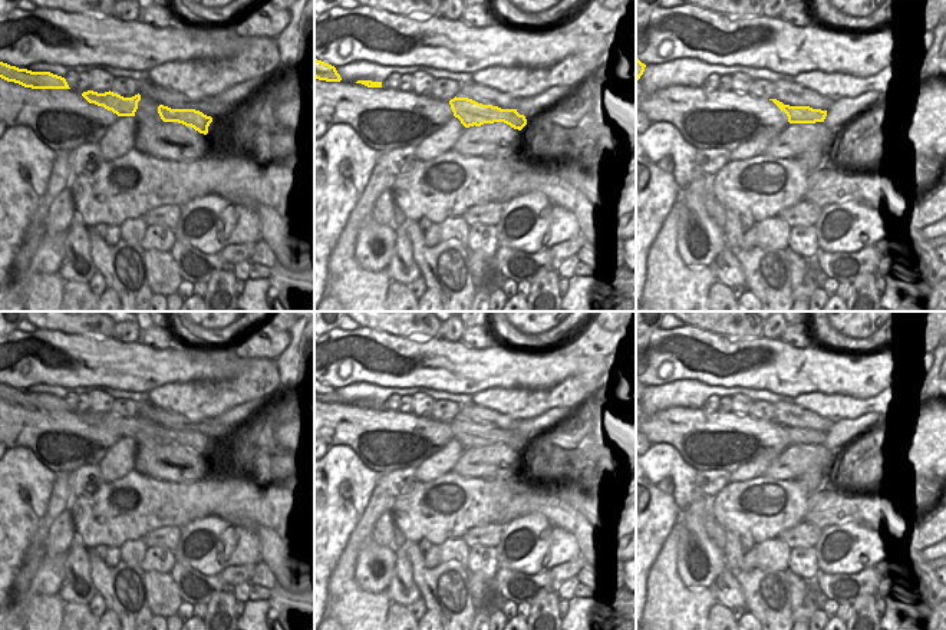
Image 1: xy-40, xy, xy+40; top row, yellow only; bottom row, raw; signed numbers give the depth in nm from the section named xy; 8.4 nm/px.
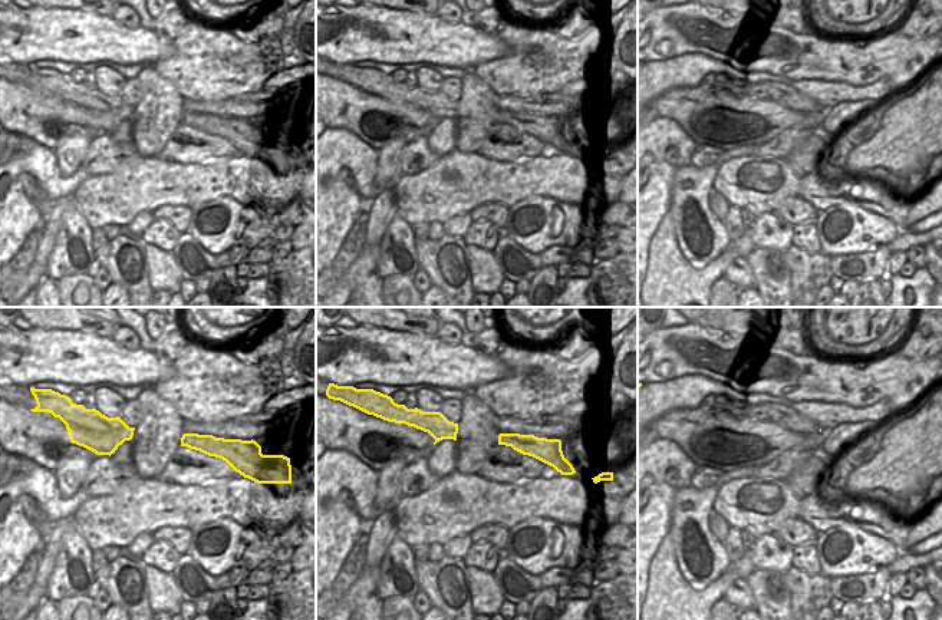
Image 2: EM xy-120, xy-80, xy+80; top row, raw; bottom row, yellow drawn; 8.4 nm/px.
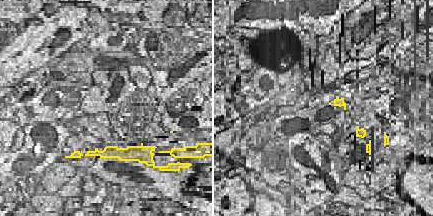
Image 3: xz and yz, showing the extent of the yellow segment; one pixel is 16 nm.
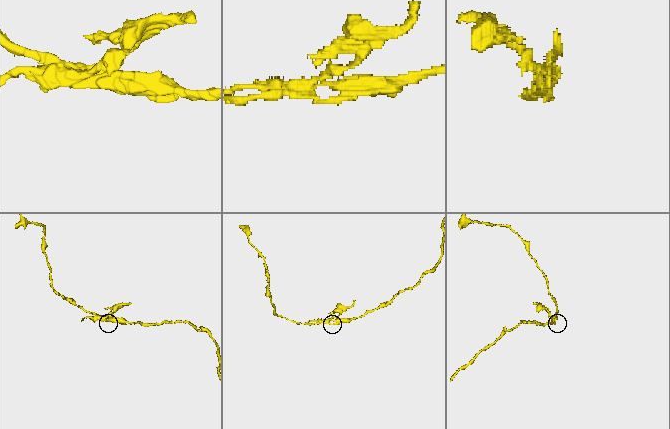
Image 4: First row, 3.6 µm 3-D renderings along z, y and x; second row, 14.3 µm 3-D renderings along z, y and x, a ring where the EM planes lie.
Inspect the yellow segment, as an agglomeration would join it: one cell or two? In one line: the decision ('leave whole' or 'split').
split

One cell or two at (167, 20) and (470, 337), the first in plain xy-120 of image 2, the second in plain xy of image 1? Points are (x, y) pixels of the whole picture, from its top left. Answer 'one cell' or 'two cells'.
one cell

